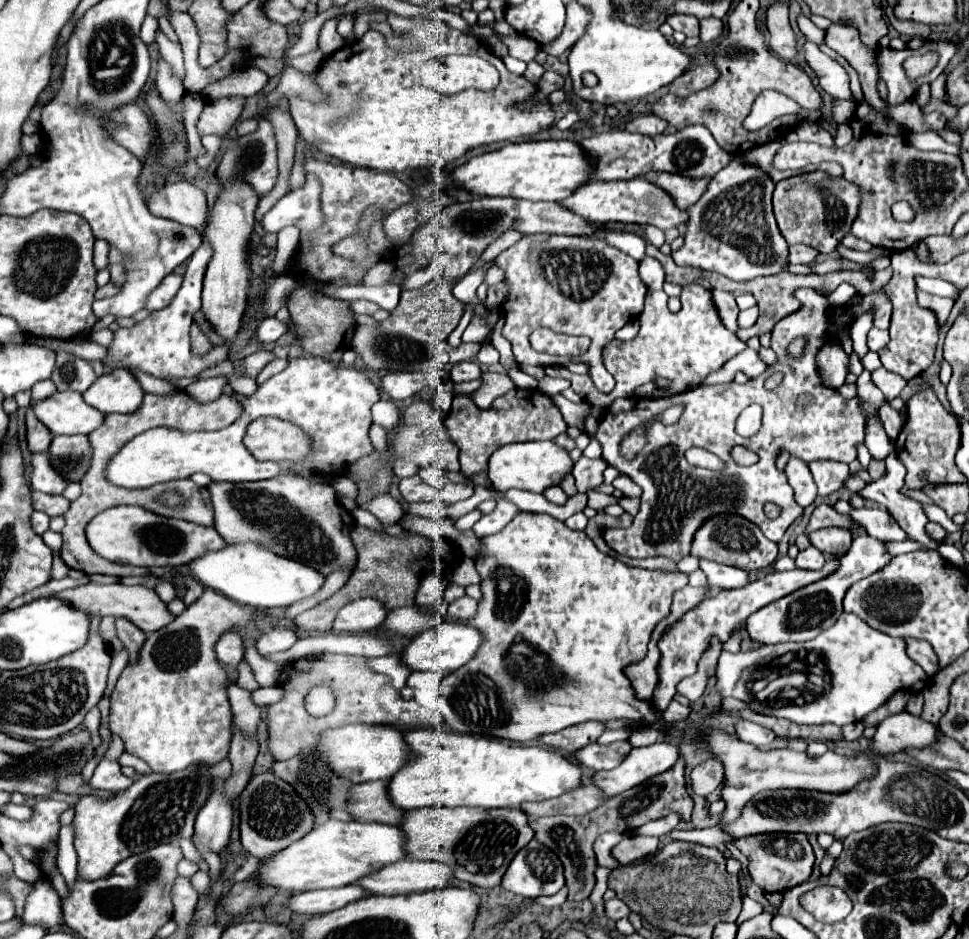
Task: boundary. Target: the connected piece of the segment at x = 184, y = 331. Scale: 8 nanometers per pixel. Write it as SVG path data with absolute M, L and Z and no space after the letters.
M206 242L192 254L182 288L178 294L172 298L172 302L162 308L150 312L148 318L142 322L136 322L132 328L118 328L114 332L114 340L108 346L108 362L104 366L104 372L114 372L118 368L134 368L140 372L146 372L154 378L162 380L178 380L178 378L192 378L204 372L206 368L212 368L220 362L226 362L230 352L226 344L214 346L206 354L194 354L190 348L190 324L194 314L200 310L200 292L202 292L202 280L204 280L204 268L210 260L212 252Z

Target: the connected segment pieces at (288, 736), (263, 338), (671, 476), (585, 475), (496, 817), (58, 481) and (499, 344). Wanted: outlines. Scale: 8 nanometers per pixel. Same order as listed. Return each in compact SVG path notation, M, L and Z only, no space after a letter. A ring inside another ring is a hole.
M314 654L304 656L288 664L280 674L280 686L284 688L284 696L280 702L270 704L266 710L268 716L268 750L274 760L288 760L296 756L300 750L308 748L318 740L324 730L346 726L346 724L392 724L406 728L420 726L444 726L440 714L432 714L418 706L416 700L404 700L400 692L394 690L390 678L378 674L368 668L366 658L362 656L344 656L344 654ZM328 686L336 696L336 706L326 716L308 716L304 708L304 696L308 688Z
M276 316L266 318L258 328L256 328L256 338L260 342L276 342L284 332L288 330L288 326L284 322L280 322Z
M810 288L796 290L794 298L808 306L776 322L770 338L770 348L778 354L778 360L776 364L768 366L766 372L762 372L758 378L752 378L746 384L728 382L720 386L698 386L674 398L662 398L656 402L648 402L636 396L620 398L606 408L596 432L596 438L602 444L602 458L642 488L640 512L634 516L632 526L624 530L604 530L608 546L618 554L624 554L628 558L666 556L674 562L680 562L690 554L690 546L700 524L718 514L742 516L754 522L768 540L780 542L788 526L802 514L802 508L794 502L792 488L786 476L776 470L778 454L786 452L794 458L802 458L804 462L840 460L848 464L856 460L856 446L864 442L866 426L866 414L860 408L860 398L846 400L838 390L824 386L816 368L816 354L828 342L828 316L832 308L828 308L826 296ZM802 334L808 334L808 350L800 362L794 362L786 354L786 348L796 336ZM772 372L784 372L784 382L776 390L768 392L762 384ZM674 404L684 404L682 416L676 424L664 426L662 422L658 422L658 416ZM750 404L762 406L762 426L752 438L742 438L740 434L736 434L734 424L738 414ZM642 422L650 424L648 444L634 460L626 460L620 456L620 442L632 428ZM776 442L784 442L784 448L780 450ZM734 446L752 450L754 454L758 454L758 462L752 466L736 464L730 454ZM692 447L704 448L716 454L726 464L726 468L722 472L712 472L690 466L684 458L684 452ZM780 496L784 496L784 508L780 516L768 518L764 514L764 504L774 504L774 500L778 500Z
M580 458L576 464L574 464L574 478L576 478L576 486L578 486L578 492L586 492L590 488L598 488L602 484L602 472L608 464L604 464L602 458L596 458L596 460L590 460L590 458Z
M418 808L408 810L408 820L400 828L406 832L410 858L452 864L458 880L482 888L498 886L512 858L534 836L528 816L520 808Z
M34 454L32 456L32 490L42 490L46 494L62 494L64 488L68 486L68 482L52 468L48 454Z
M500 316L500 320L498 320L498 324L496 324L496 328L493 330L491 344L499 352L500 363L504 367L515 366L519 368L514 359L510 342L502 336L502 326L504 326L504 318Z

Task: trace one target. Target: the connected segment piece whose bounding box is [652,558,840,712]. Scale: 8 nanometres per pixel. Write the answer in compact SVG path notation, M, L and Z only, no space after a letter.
M832 558L820 570L794 568L788 572L770 572L764 578L758 578L744 588L722 590L718 596L710 596L710 600L706 600L704 604L700 604L692 612L686 612L682 616L680 624L672 624L672 628L668 628L668 632L664 634L664 640L660 640L660 652L662 652L662 658L658 662L658 678L660 680L658 680L656 690L652 694L652 702L656 704L656 708L662 712L668 708L670 700L676 694L678 682L696 672L696 664L698 664L700 656L706 652L712 638L720 638L720 642L726 642L730 632L734 632L740 624L744 624L750 614L754 614L756 610L760 610L762 606L766 606L774 600L788 596L790 592L796 592L798 588L804 588L812 582L818 582L818 580L830 576L832 572L836 572L838 566L840 566L840 560Z

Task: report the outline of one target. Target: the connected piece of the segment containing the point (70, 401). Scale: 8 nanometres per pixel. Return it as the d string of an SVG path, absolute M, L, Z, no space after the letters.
M56 392L32 408L52 434L90 434L104 424L104 414L88 406L80 392Z

